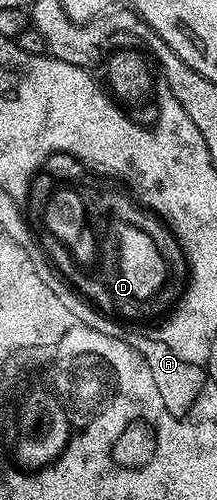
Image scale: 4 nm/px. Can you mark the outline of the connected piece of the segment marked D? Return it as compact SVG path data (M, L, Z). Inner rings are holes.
M45 153L25 181L17 217L29 233L29 245L37 249L37 257L45 265L45 273L77 305L85 305L93 317L101 317L105 325L113 325L121 333L157 337L165 325L173 325L173 317L185 309L185 301L193 293L193 281L197 281L193 253L185 249L173 221L161 209L153 209L137 193L133 181L89 165L89 157L73 160L61 155L55 160ZM81 197L89 204L85 217L73 217L81 209Z

